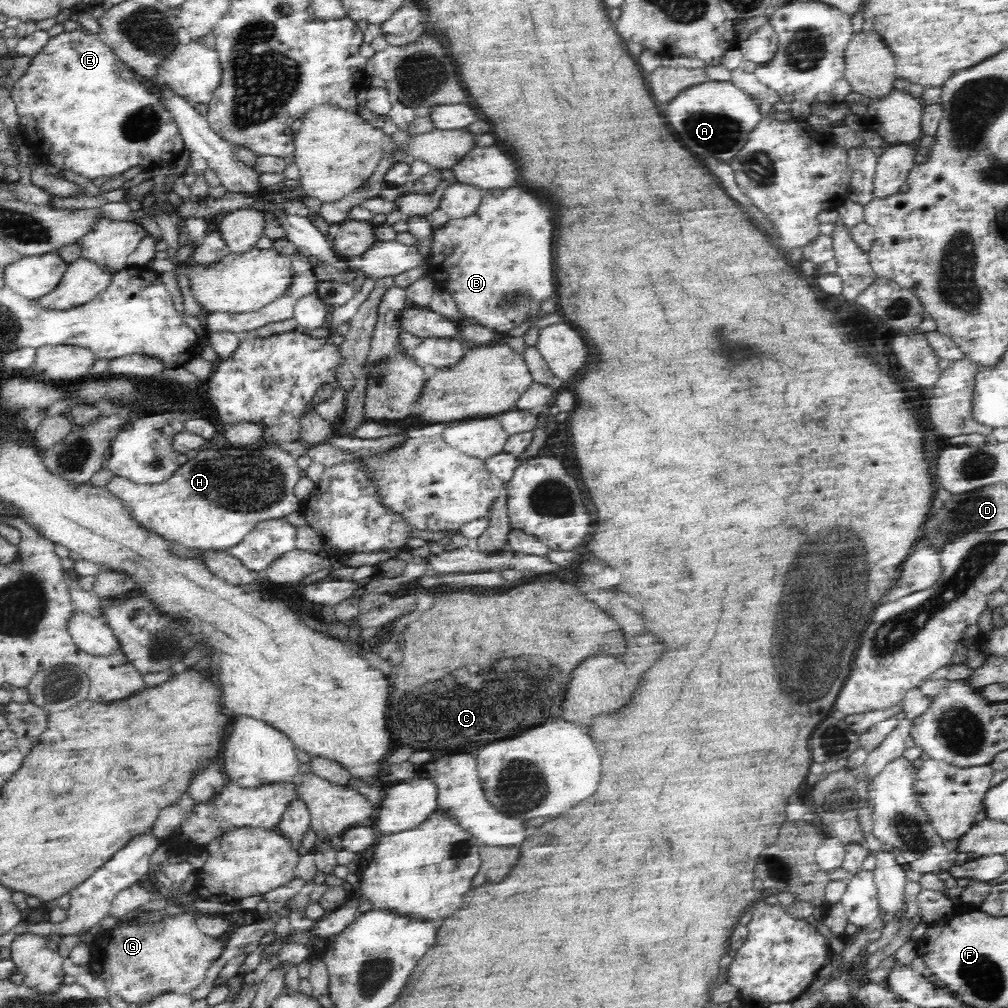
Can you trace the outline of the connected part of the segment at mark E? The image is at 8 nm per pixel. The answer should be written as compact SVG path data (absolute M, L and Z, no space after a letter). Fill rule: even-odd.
M58 30L17 80L11 98L20 117L24 144L31 154L42 157L60 171L72 172L88 182L110 182L136 166L149 170L163 163L169 165L185 147L175 120L161 100L132 75L112 48L92 33Z

